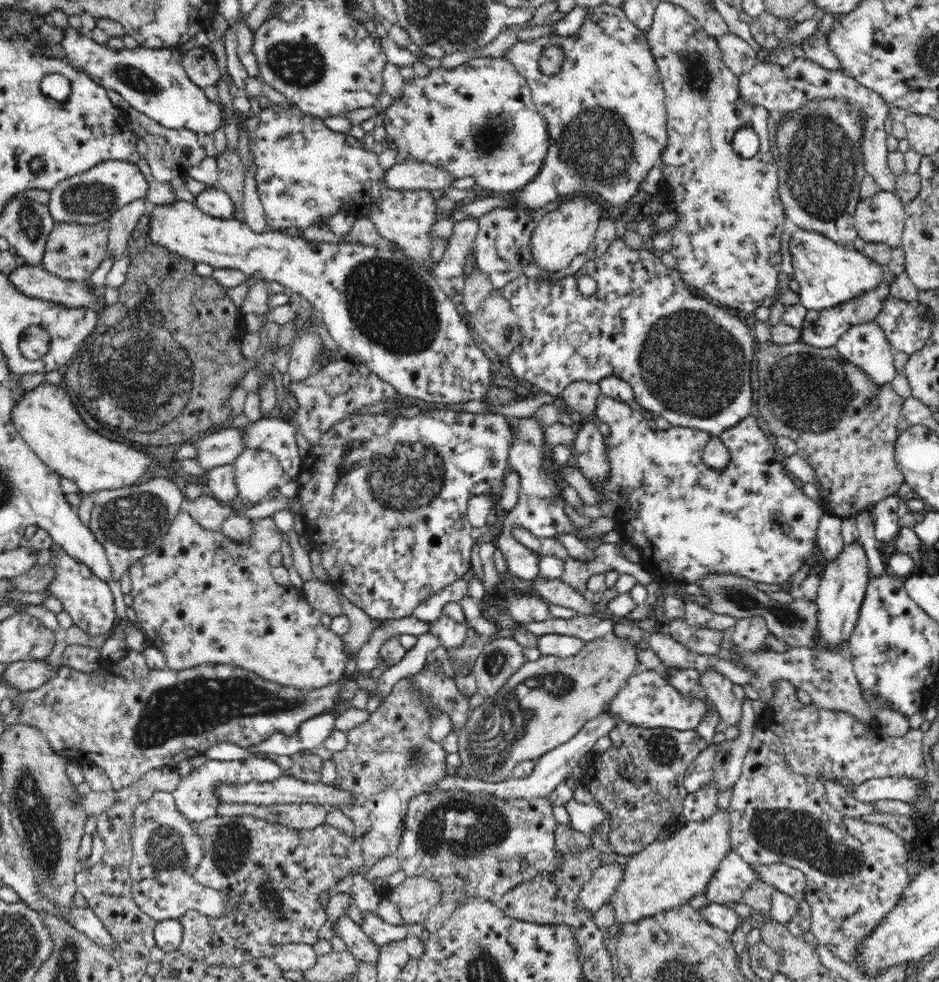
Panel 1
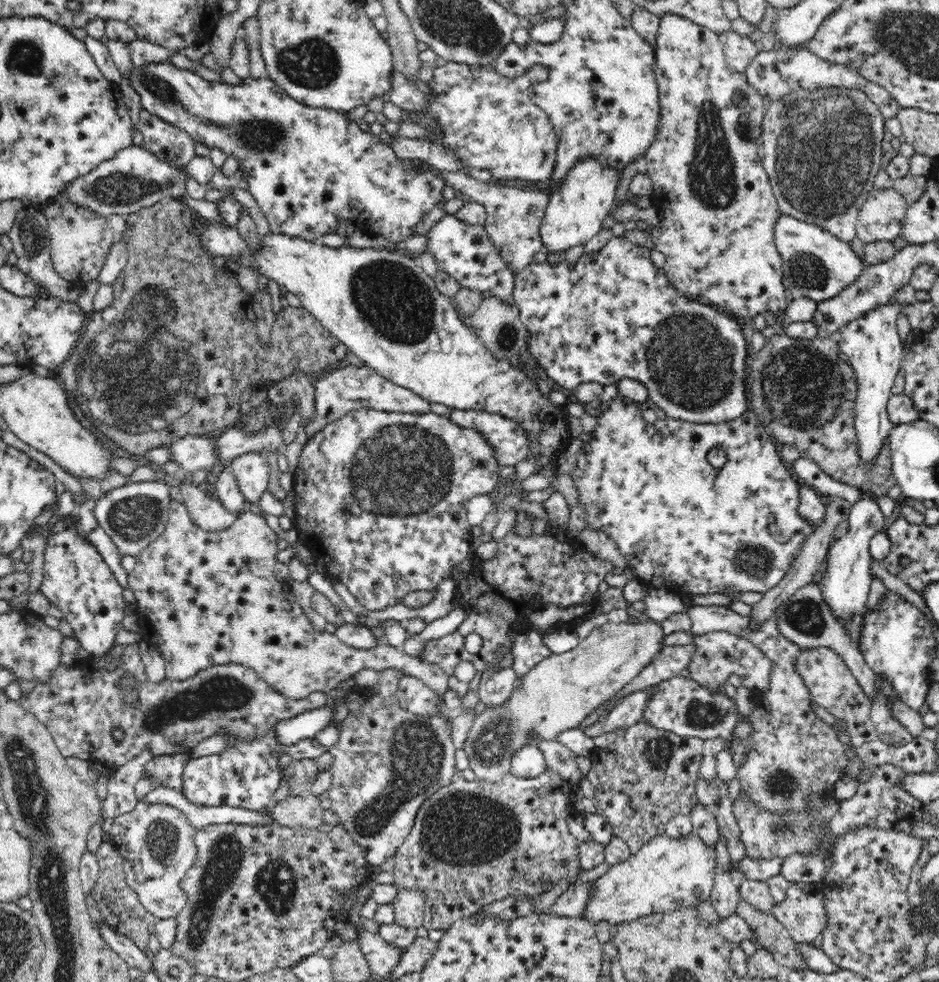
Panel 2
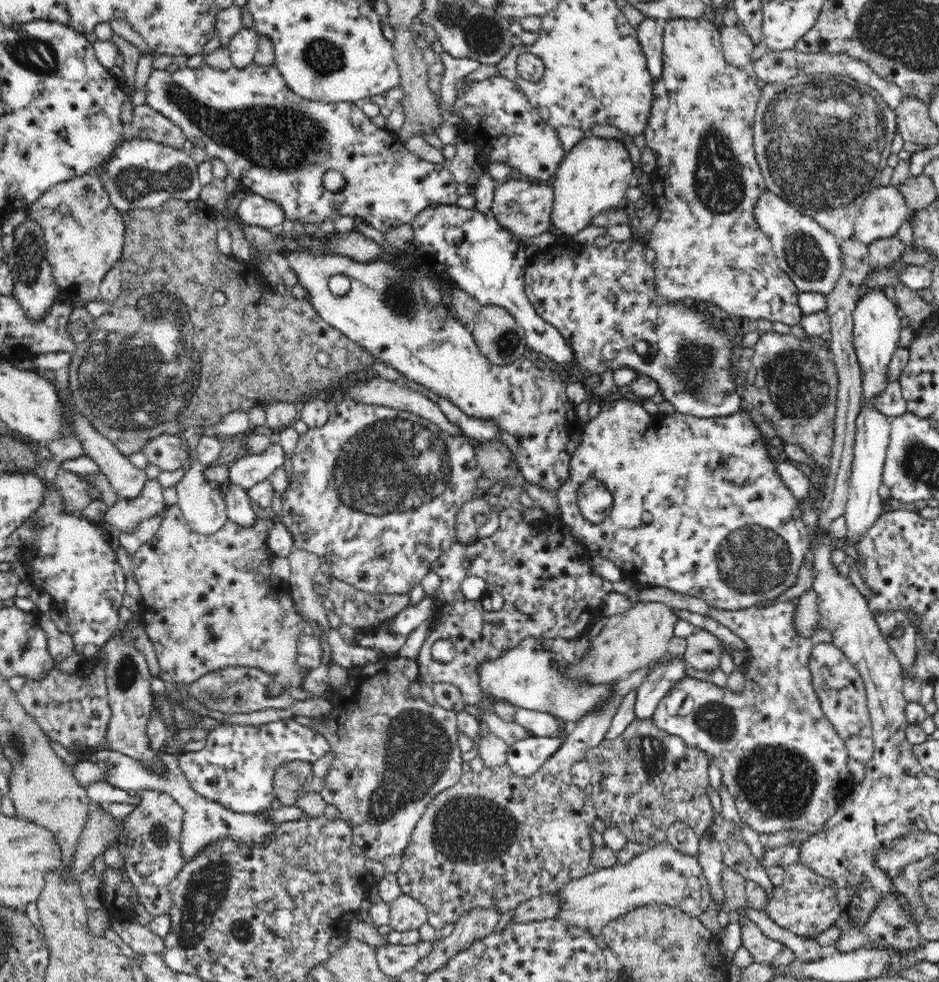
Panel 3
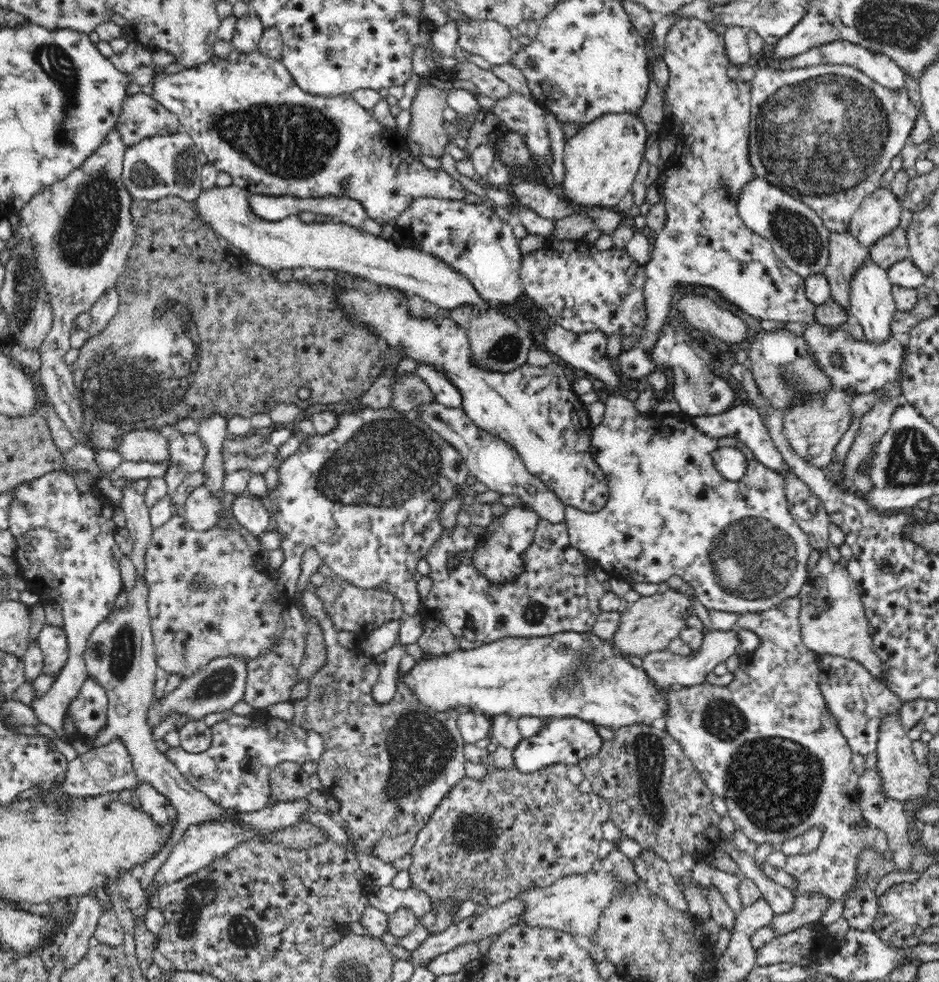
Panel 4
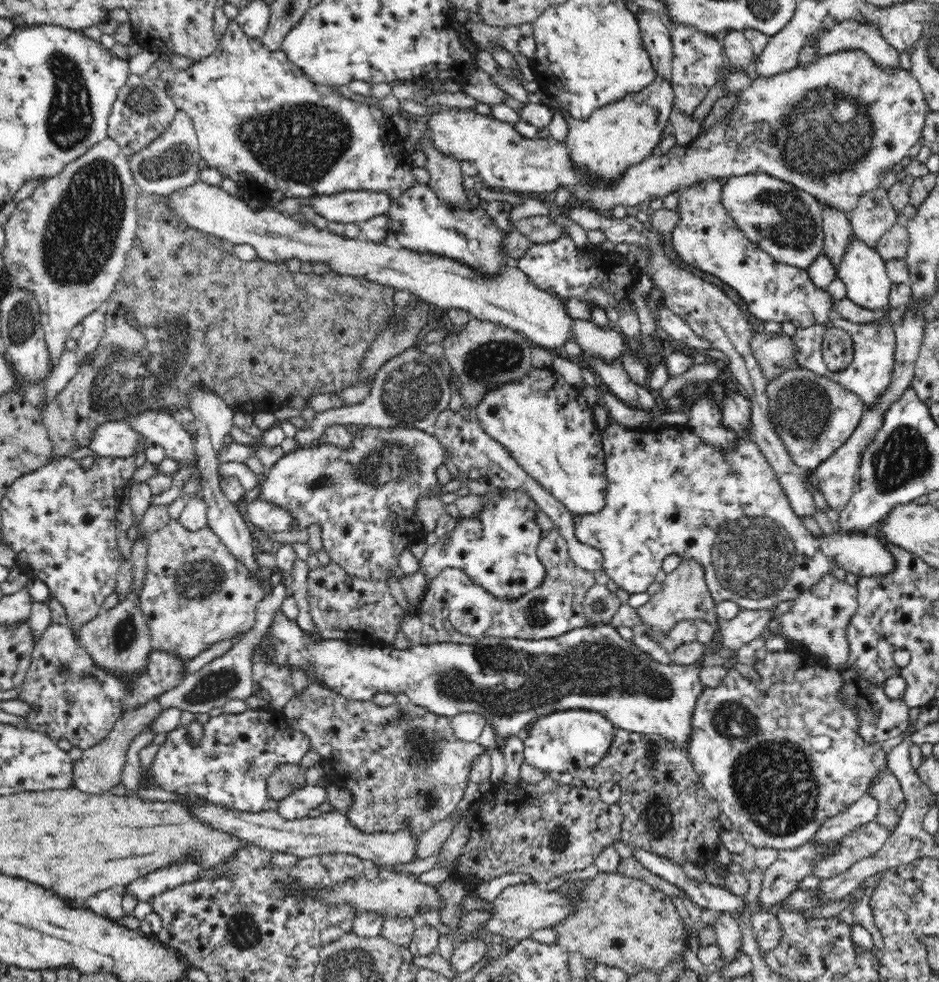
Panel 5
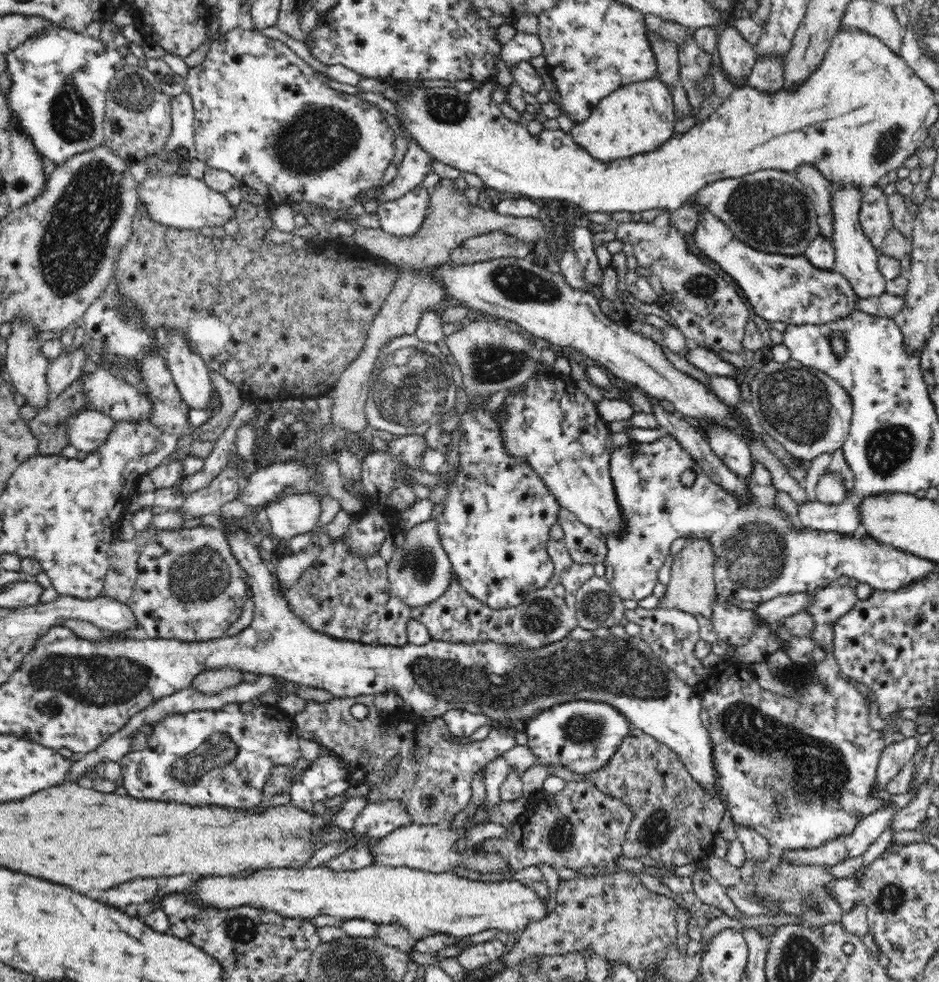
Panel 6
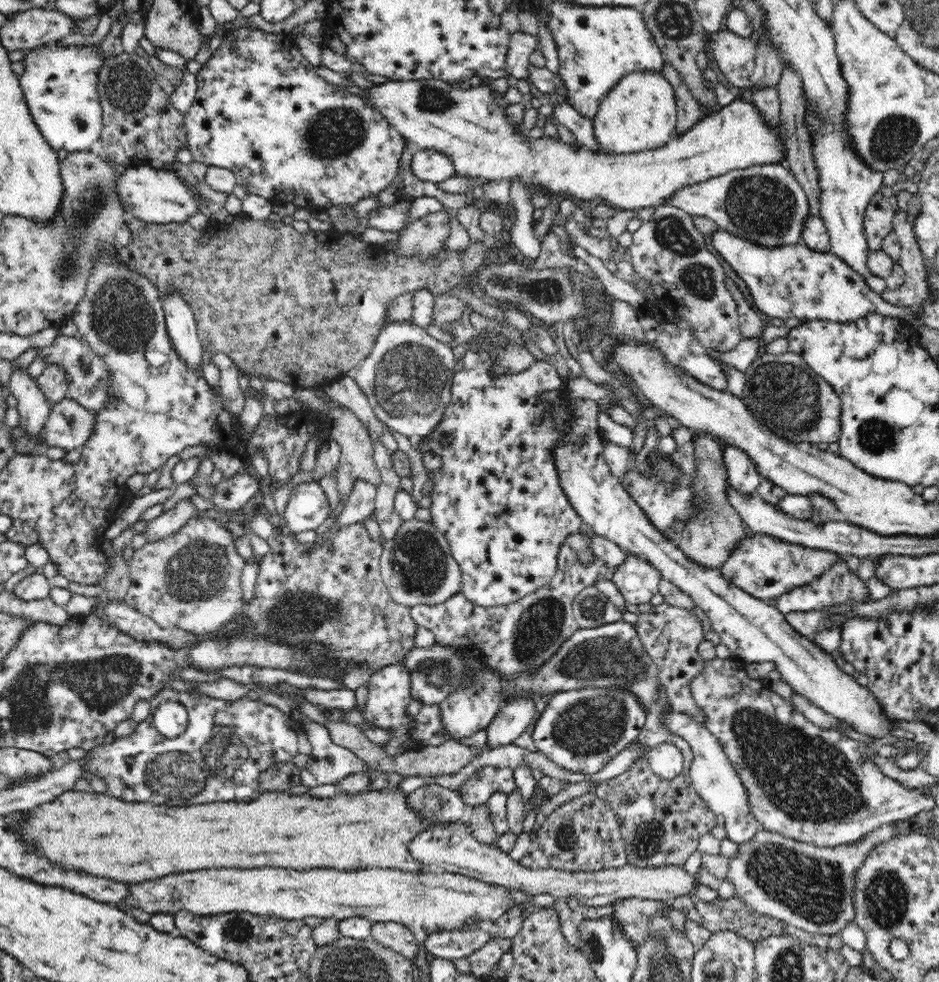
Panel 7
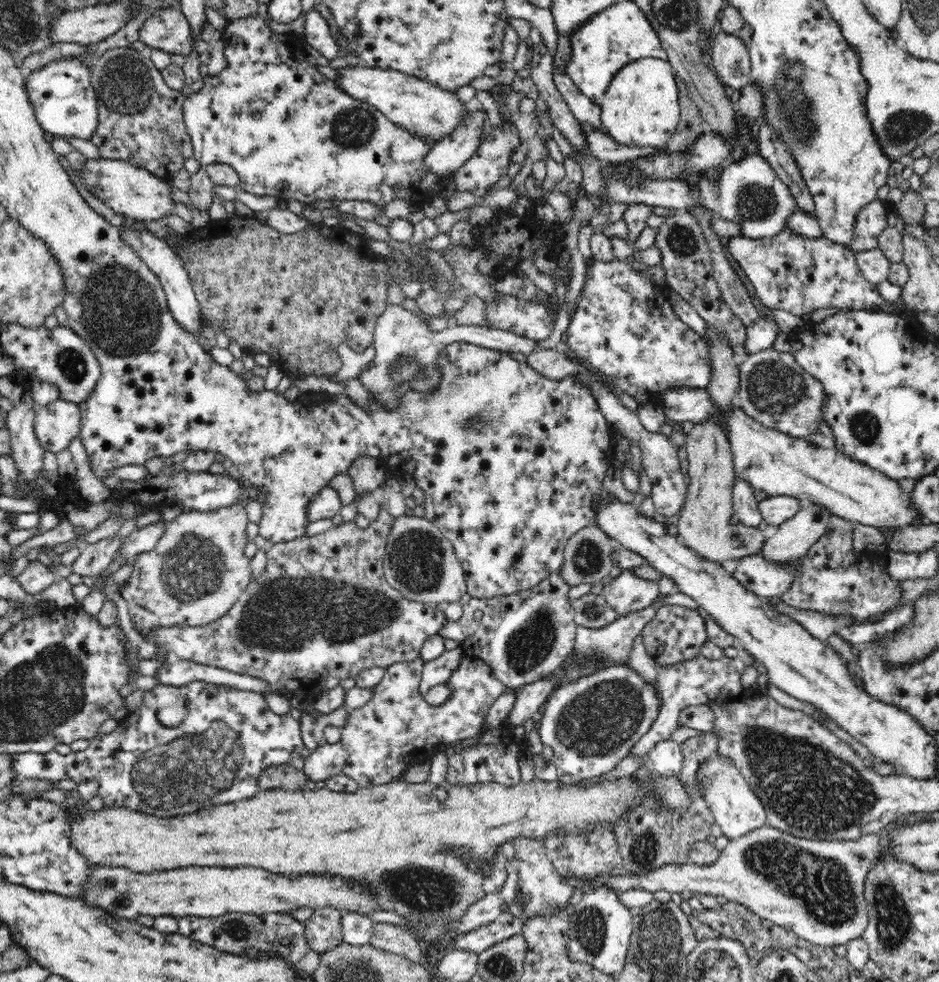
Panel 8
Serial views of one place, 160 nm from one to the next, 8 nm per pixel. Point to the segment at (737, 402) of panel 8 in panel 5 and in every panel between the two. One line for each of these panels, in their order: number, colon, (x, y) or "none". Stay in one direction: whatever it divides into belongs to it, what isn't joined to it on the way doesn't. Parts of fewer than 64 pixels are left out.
5: (814, 416)
6: (809, 413)
7: (782, 391)

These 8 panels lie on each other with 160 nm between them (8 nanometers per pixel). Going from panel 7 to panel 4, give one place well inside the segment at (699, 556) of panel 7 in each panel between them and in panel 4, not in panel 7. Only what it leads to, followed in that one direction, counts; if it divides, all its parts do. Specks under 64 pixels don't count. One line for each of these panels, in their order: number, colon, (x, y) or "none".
4: (648, 625)
5: (683, 596)
6: (691, 588)

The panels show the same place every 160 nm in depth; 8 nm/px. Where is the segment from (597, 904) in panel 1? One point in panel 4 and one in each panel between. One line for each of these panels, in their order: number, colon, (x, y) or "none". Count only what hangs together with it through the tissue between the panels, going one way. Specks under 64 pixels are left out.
2: (572, 903)
3: (547, 906)
4: (487, 921)

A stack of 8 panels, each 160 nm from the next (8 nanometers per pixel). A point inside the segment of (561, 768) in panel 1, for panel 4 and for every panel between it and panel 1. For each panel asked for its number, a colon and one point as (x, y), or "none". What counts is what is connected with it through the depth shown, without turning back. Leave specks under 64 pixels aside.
2: (629, 711)
3: (660, 682)
4: (666, 670)

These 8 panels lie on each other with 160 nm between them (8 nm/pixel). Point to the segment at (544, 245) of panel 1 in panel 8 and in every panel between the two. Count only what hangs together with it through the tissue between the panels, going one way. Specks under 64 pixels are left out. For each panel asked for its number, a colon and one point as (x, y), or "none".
2: (575, 214)
3: (593, 177)
4: (601, 160)
5: (613, 138)
6: (635, 119)
7: (639, 113)
8: (640, 107)

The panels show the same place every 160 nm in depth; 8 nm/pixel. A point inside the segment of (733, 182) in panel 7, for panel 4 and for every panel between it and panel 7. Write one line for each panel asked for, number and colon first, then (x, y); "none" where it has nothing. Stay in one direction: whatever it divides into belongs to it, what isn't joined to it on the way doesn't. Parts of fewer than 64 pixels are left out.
4: (799, 239)
5: (786, 222)
6: (769, 210)

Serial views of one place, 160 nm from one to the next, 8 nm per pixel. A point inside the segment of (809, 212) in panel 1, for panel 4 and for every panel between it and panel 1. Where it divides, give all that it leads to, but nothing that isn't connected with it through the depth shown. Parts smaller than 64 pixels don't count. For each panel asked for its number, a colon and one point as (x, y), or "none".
2: (822, 150)
3: (822, 141)
4: (825, 134)

